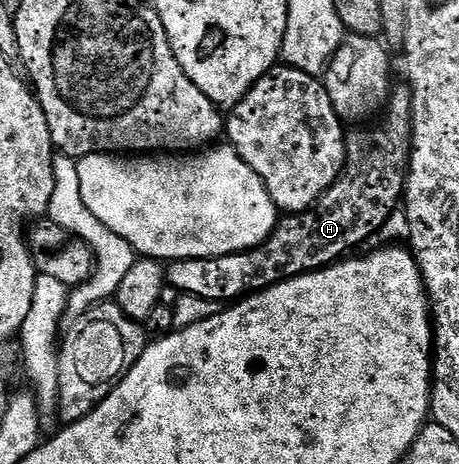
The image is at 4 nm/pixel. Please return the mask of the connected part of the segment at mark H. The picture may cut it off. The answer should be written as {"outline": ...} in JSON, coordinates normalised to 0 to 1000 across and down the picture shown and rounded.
{"outline":[[[861,185],[850,196],[837,231],[832,265],[797,274],[791,282],[760,284],[754,291],[754,353],[704,420],[669,455],[623,459],[608,470],[593,502],[566,528],[538,541],[508,541],[488,554],[436,554],[434,558],[381,558],[362,575],[362,606],[373,621],[399,636],[451,644],[481,657],[501,657],[556,629],[584,623],[623,601],[643,601],[673,584],[695,584],[734,567],[769,532],[780,532],[813,498],[824,498],[850,472],[858,453],[869,453],[871,431],[885,409],[885,381],[898,323],[898,267],[902,263],[902,207],[891,185]]]}

